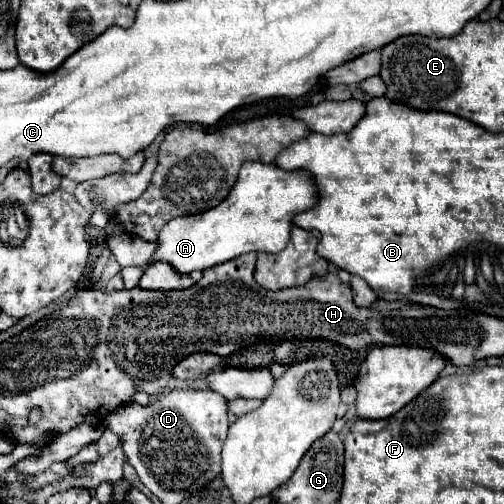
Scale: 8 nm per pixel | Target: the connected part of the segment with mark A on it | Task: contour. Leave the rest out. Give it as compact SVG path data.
M244 163L232 193L218 207L198 215L176 217L164 225L148 263L166 261L178 273L190 275L196 269L210 269L242 253L278 253L288 245L294 215L316 205L316 183L312 181L308 173L284 171L272 163Z

